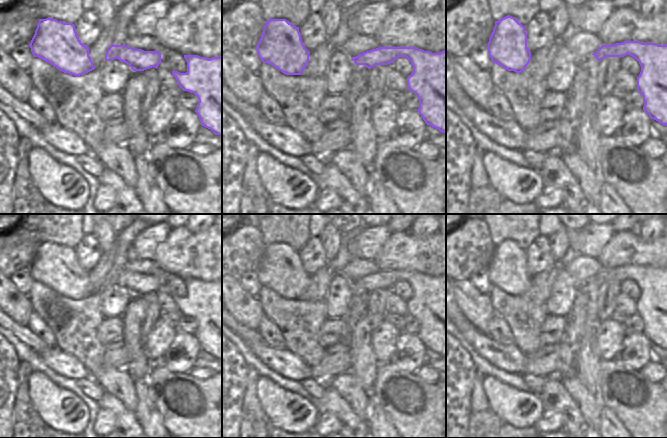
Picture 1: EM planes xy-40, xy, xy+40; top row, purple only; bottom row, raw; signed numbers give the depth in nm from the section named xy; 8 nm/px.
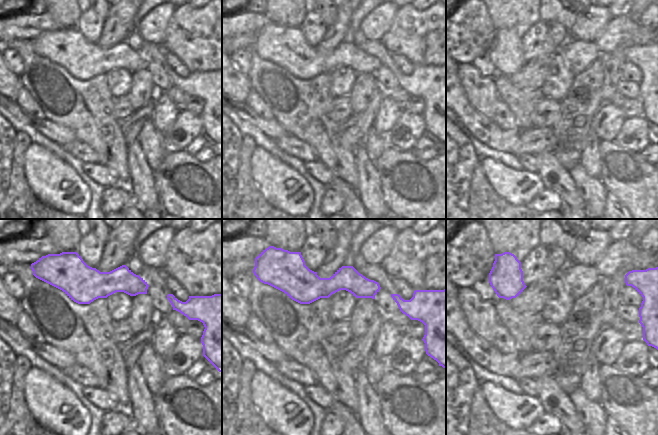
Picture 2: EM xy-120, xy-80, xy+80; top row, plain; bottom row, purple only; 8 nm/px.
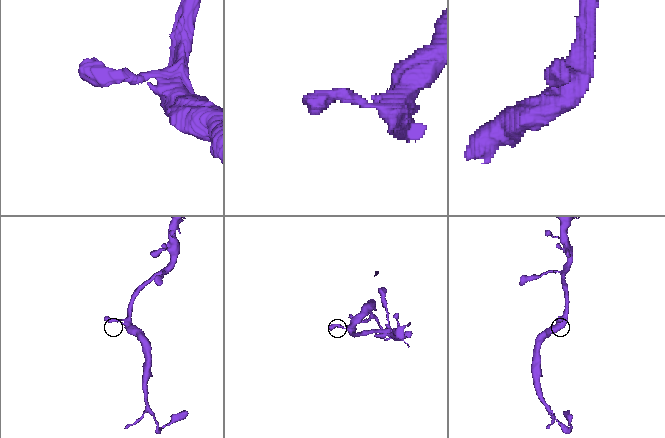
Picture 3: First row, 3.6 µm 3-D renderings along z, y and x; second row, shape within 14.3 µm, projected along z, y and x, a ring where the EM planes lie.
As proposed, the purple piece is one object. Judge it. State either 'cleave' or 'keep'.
keep

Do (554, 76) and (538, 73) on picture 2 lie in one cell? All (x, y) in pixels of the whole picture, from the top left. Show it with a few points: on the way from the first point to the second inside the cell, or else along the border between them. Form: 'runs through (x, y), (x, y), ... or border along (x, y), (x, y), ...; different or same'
border along (553, 54), (547, 76), (539, 88); different

